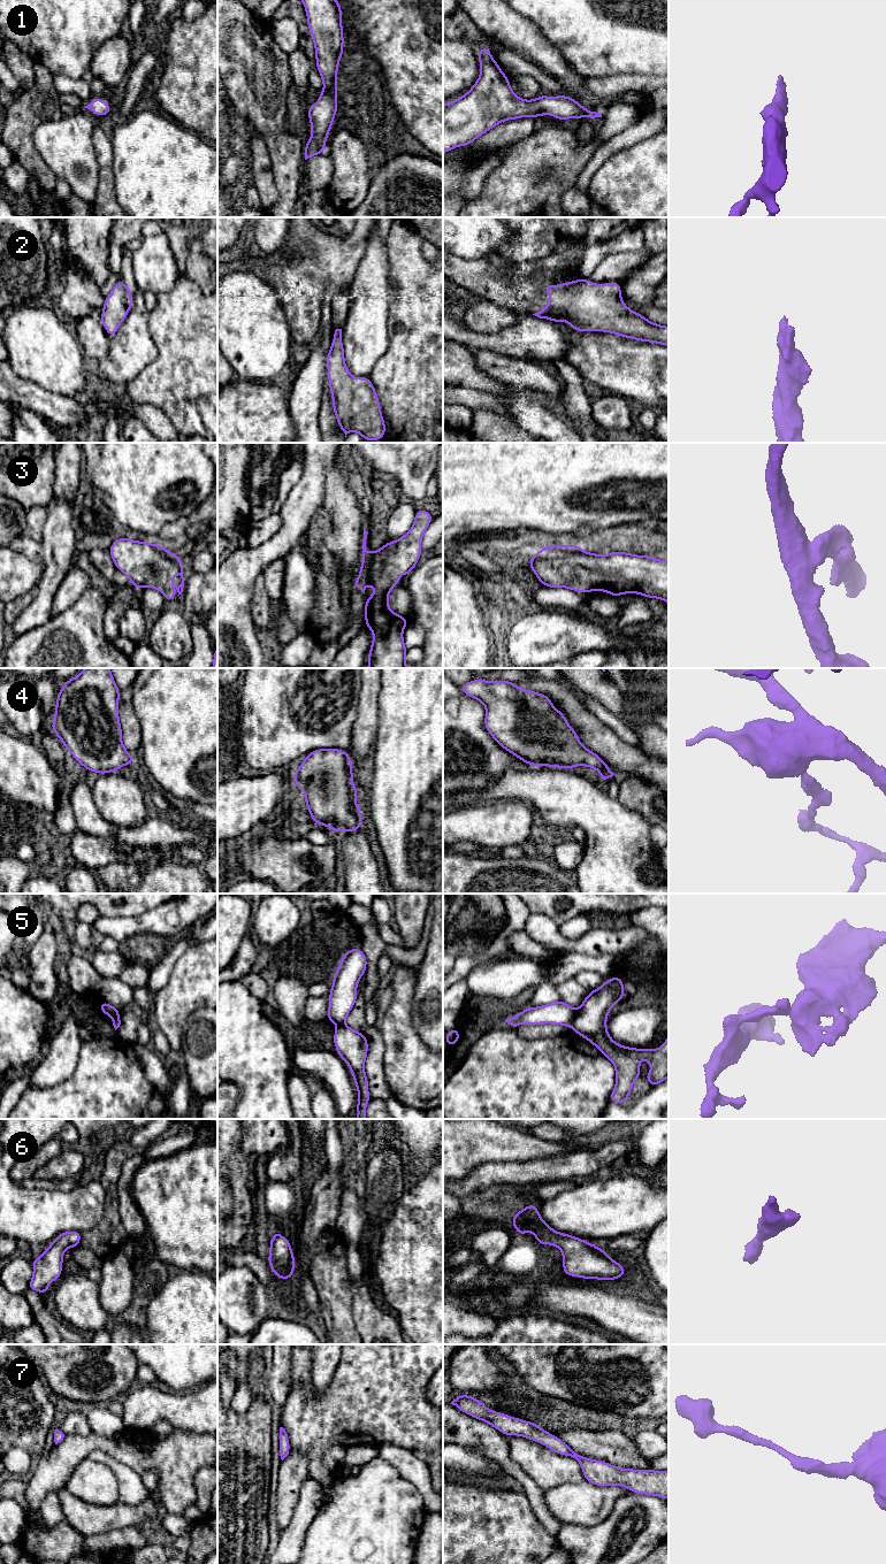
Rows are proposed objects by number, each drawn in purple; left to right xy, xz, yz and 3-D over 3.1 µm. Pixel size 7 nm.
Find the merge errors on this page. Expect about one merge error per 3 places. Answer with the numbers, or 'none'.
5

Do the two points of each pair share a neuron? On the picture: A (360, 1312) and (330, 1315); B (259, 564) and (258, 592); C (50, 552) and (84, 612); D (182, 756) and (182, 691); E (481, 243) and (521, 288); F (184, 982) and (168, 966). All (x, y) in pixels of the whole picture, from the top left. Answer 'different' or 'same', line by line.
A: different
B: different
C: different
D: same
E: different
F: different

